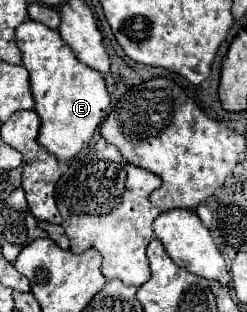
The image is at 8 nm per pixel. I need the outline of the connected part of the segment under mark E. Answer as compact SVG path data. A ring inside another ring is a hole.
M25 21L17 27L17 45L23 55L23 67L29 71L31 91L35 97L35 111L41 119L39 143L59 161L73 159L95 135L99 123L107 117L109 95L101 73L77 61L75 53L65 45L59 31L47 25Z

